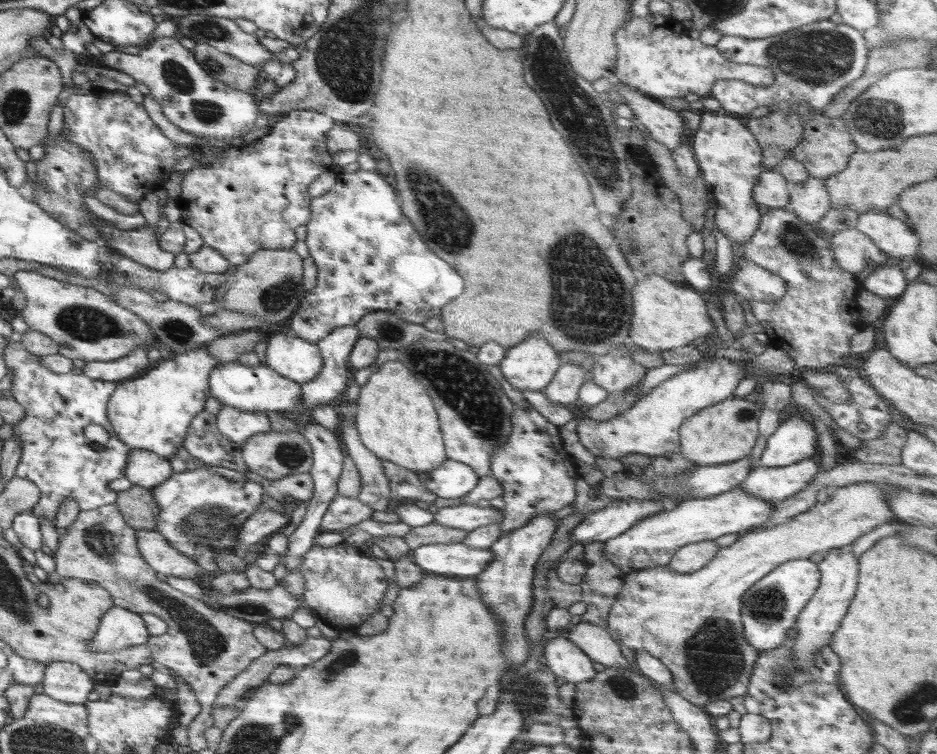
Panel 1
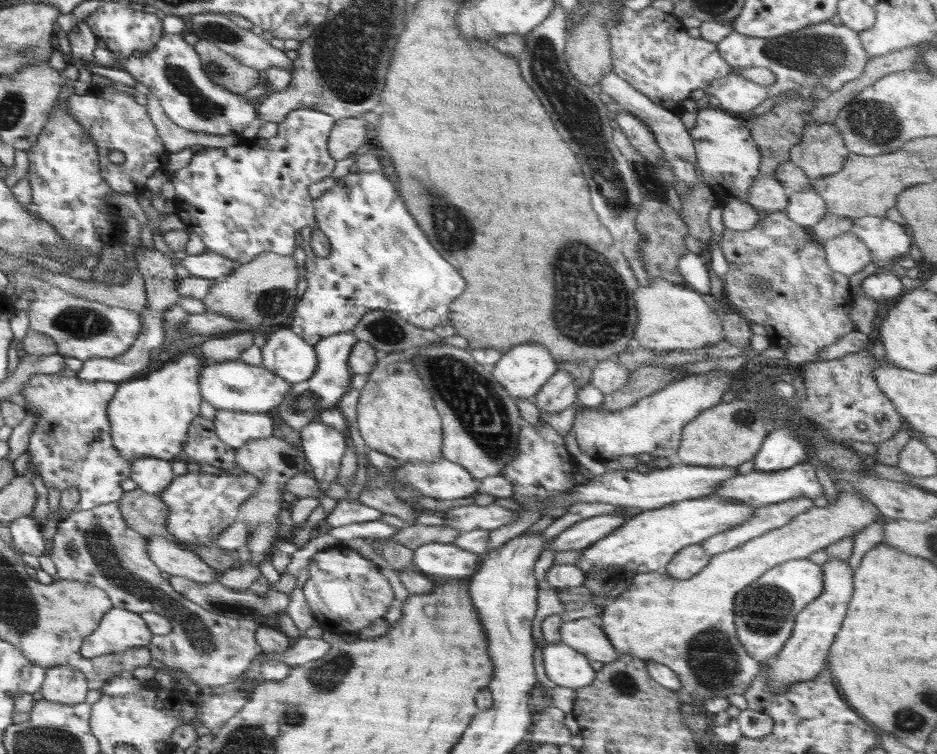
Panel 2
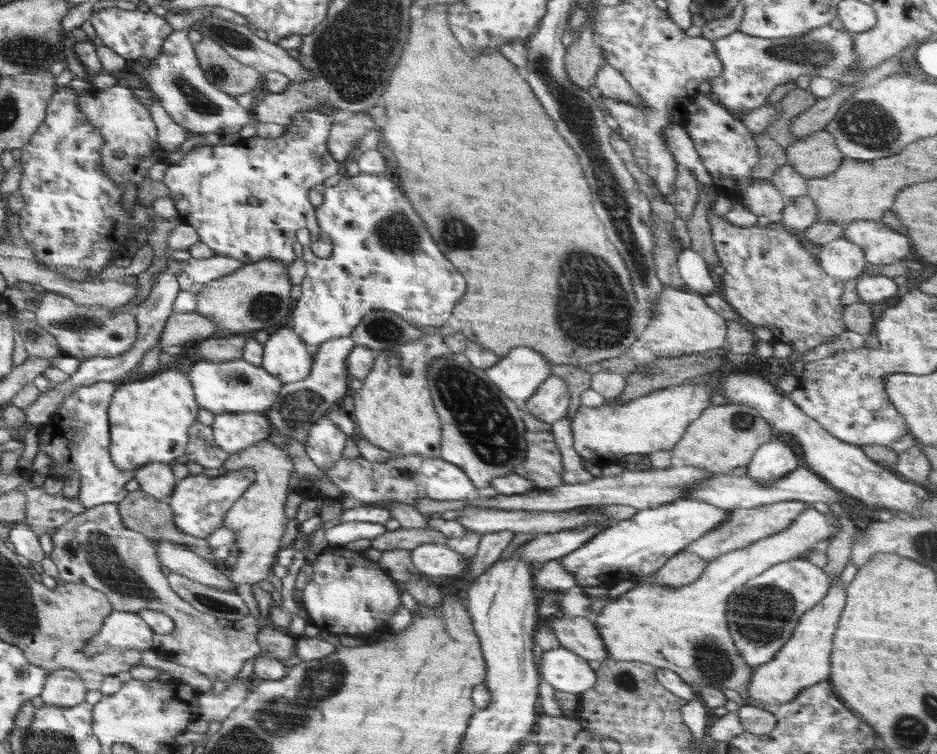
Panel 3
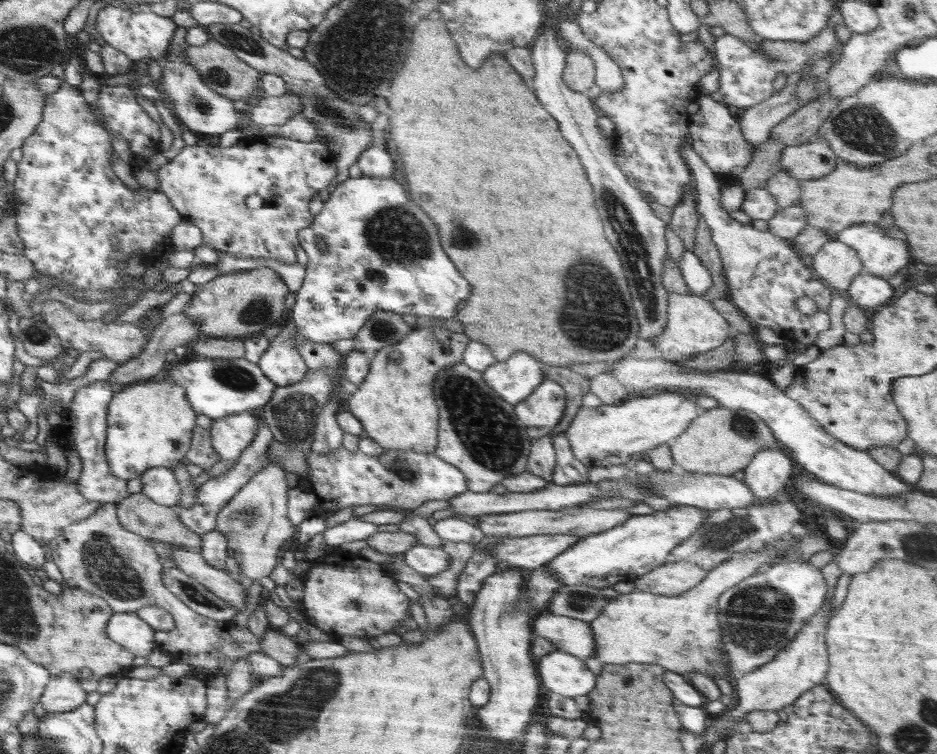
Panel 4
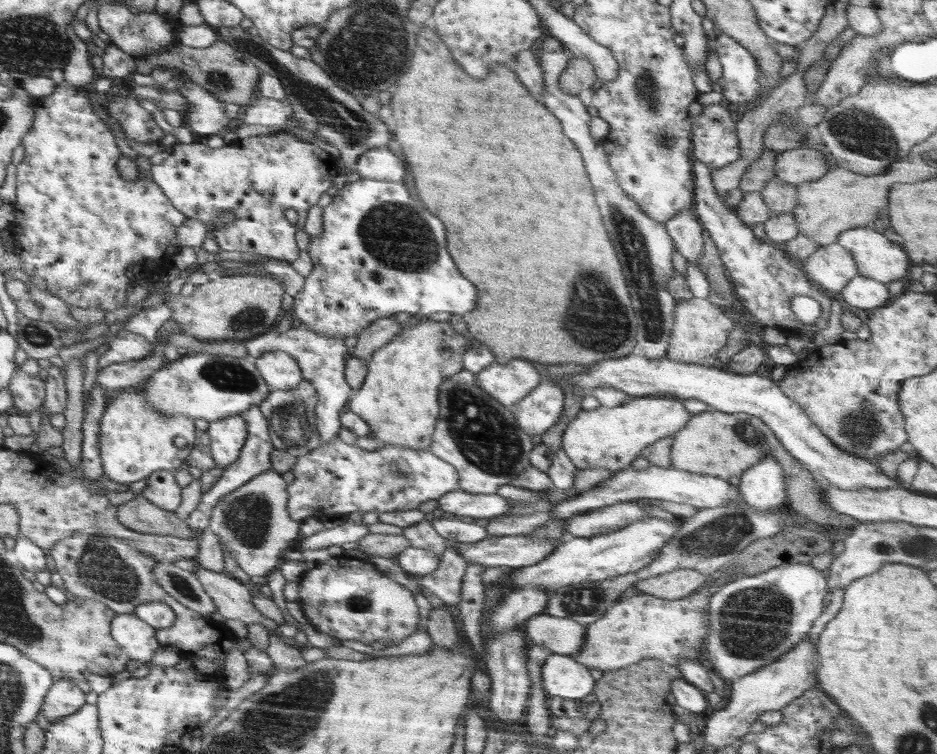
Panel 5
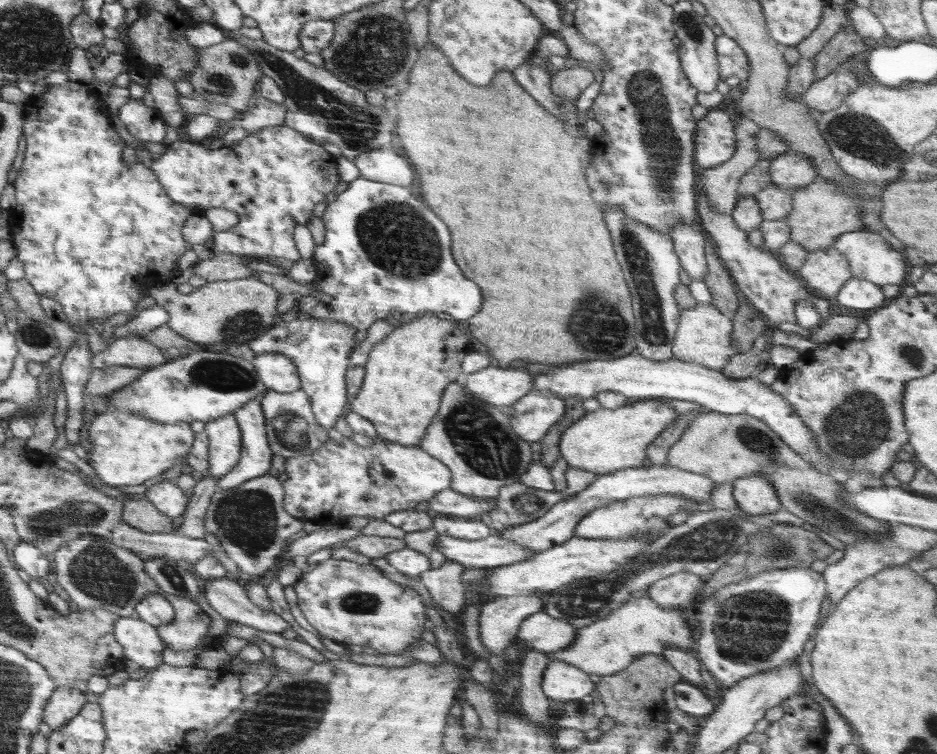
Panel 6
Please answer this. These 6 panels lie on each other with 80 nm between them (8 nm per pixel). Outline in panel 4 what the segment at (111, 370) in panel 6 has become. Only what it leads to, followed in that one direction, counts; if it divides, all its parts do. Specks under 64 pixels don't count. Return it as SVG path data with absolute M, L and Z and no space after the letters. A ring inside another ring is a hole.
M184 313L164 317L159 326L151 334L145 351L140 352L132 360L124 362L120 367L114 369L114 373L112 373L108 382L114 385L116 389L119 389L132 383L141 383L142 381L159 378L166 366L169 365L165 360L168 352L176 347L186 346L191 341L202 338L202 332L196 328L196 322L197 320L186 316Z

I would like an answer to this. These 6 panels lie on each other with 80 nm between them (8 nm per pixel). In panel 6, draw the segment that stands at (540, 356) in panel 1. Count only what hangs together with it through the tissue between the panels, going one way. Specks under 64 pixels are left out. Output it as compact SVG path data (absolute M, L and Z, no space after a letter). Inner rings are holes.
M491 364L465 375L464 392L470 398L484 400L490 406L508 408L531 392L534 379L521 366L502 368Z

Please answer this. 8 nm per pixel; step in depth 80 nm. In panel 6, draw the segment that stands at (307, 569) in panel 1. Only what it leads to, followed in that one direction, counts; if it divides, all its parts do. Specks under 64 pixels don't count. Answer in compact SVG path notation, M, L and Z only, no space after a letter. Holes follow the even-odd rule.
M328 559L320 561L313 570L304 571L294 588L298 598L298 608L306 620L322 636L346 644L357 644L359 647L370 647L380 654L402 655L408 646L422 639L424 630L425 600L417 591L408 585L403 586L388 579L374 565L361 565L350 560Z

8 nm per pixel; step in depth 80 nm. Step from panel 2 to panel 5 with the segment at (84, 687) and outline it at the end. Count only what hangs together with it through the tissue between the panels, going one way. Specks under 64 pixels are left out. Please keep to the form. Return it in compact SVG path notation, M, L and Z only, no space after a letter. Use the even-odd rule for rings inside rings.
M70 679L57 680L56 688L47 693L43 713L50 722L70 716L86 704L86 693Z

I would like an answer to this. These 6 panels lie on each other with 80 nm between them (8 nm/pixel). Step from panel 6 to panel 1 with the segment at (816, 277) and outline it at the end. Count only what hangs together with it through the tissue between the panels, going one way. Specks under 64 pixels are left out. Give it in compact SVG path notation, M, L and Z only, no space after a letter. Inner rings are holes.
M838 228L832 231L829 241L840 268L855 275L870 264L882 264L889 256L872 240L856 228Z

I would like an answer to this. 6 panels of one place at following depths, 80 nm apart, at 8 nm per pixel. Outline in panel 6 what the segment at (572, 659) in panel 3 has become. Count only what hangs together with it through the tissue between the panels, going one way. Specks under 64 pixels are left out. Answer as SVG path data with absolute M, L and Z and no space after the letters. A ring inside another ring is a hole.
M558 659L549 661L541 687L544 694L554 703L580 700L595 690L595 684L587 672Z

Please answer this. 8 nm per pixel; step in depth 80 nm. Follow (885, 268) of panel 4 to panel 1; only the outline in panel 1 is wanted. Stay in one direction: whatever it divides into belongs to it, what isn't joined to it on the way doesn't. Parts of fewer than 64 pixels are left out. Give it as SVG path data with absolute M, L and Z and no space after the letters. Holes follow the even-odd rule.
M876 209L859 215L855 228L868 236L889 258L914 261L920 240L908 228L908 222Z

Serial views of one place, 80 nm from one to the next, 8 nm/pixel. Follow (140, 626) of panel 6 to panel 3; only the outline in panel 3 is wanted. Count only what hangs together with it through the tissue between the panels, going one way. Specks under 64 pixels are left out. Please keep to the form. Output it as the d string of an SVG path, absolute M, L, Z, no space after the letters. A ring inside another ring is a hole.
M114 610L100 632L86 642L83 652L95 657L107 648L145 651L152 648L154 633L151 625L136 613Z

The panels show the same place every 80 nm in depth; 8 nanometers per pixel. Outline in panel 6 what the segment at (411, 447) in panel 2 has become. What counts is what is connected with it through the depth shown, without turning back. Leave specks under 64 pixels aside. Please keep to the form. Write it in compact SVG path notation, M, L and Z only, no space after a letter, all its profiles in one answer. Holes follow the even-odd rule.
M428 313L403 318L403 322L370 351L368 361L363 365L363 385L358 395L350 399L347 411L368 419L374 425L379 440L418 447L438 411L444 390L462 373L462 361L473 348L454 320L448 317Z

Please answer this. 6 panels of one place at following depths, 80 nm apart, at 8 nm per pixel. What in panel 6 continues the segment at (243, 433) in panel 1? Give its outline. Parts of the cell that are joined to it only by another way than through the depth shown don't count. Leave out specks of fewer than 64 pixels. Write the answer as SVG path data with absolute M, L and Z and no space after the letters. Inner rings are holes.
M234 415L208 421L203 430L209 438L208 471L204 476L222 480L240 462L242 435Z

